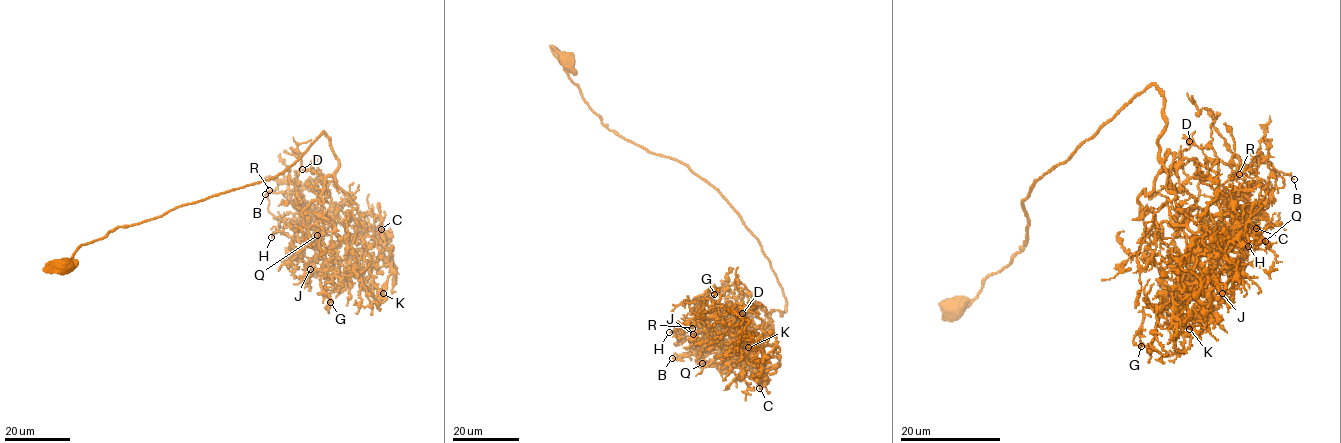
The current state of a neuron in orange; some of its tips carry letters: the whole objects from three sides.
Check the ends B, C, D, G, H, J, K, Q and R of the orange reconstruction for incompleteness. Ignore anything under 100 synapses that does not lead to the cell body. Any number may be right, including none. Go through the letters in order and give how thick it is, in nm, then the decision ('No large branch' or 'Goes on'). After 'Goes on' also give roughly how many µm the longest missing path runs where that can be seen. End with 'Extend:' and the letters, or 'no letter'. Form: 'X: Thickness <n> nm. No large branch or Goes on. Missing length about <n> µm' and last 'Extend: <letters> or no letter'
B: Thickness 130 nm. No large branch
C: Thickness 120 nm. No large branch
D: Thickness 260 nm. No large branch
G: Thickness 150 nm. No large branch
H: Thickness 180 nm. No large branch
J: Thickness 140 nm. No large branch
K: Thickness 150 nm. No large branch
Q: Thickness 200 nm. No large branch
R: Thickness 130 nm. No large branch
Extend: no letter

